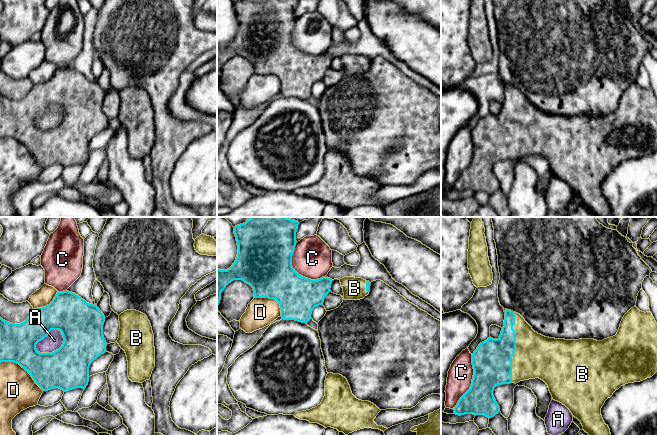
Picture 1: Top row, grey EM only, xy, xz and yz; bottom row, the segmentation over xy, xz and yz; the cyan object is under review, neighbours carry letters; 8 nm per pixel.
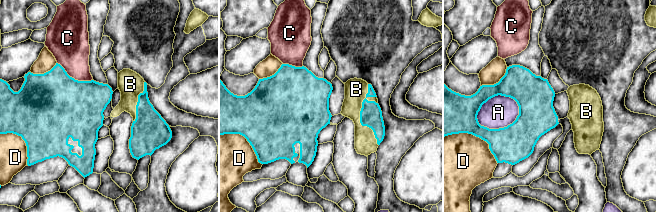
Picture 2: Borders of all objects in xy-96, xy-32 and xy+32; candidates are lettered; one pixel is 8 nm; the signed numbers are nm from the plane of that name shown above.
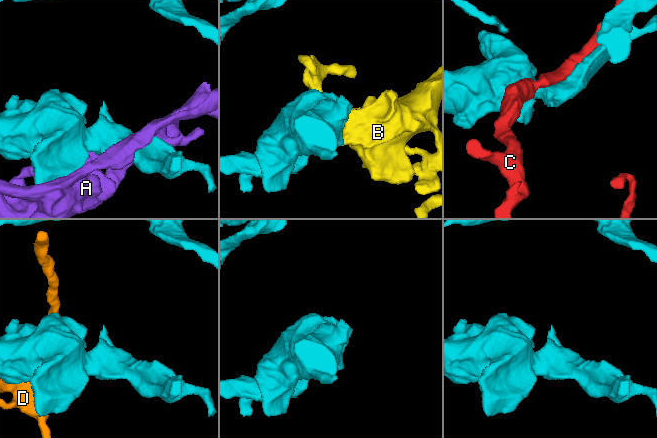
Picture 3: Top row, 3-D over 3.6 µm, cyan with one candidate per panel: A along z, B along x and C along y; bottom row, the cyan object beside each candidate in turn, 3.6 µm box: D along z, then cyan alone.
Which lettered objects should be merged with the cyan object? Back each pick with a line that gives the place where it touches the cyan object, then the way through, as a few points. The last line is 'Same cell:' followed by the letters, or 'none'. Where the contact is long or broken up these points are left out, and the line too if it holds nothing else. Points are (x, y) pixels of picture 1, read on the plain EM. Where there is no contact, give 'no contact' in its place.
B: yz (515, 123)
Same cell: B

